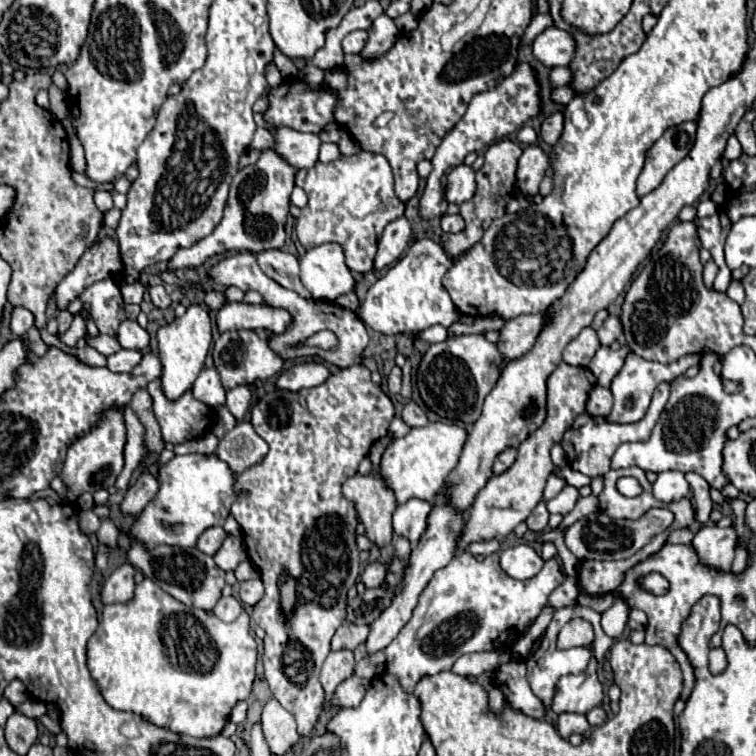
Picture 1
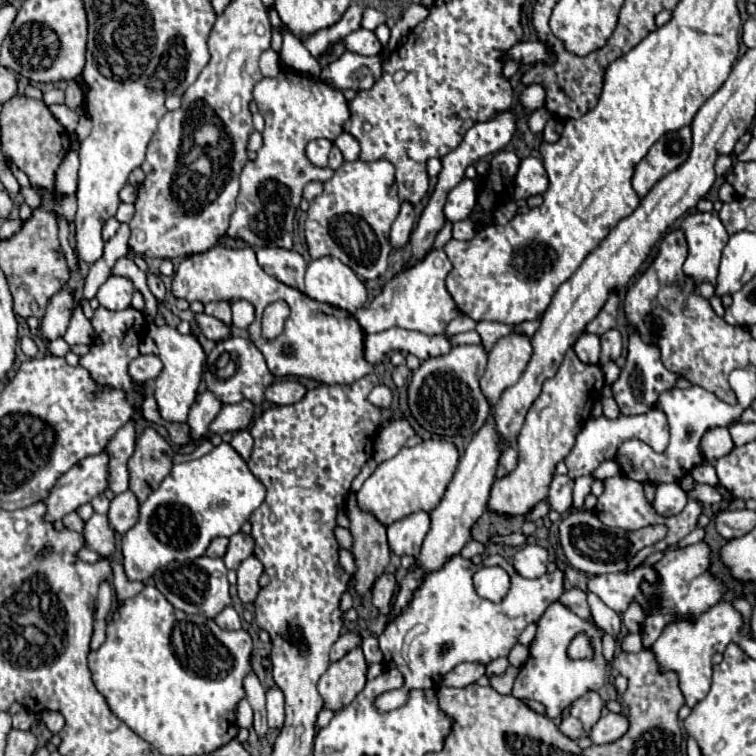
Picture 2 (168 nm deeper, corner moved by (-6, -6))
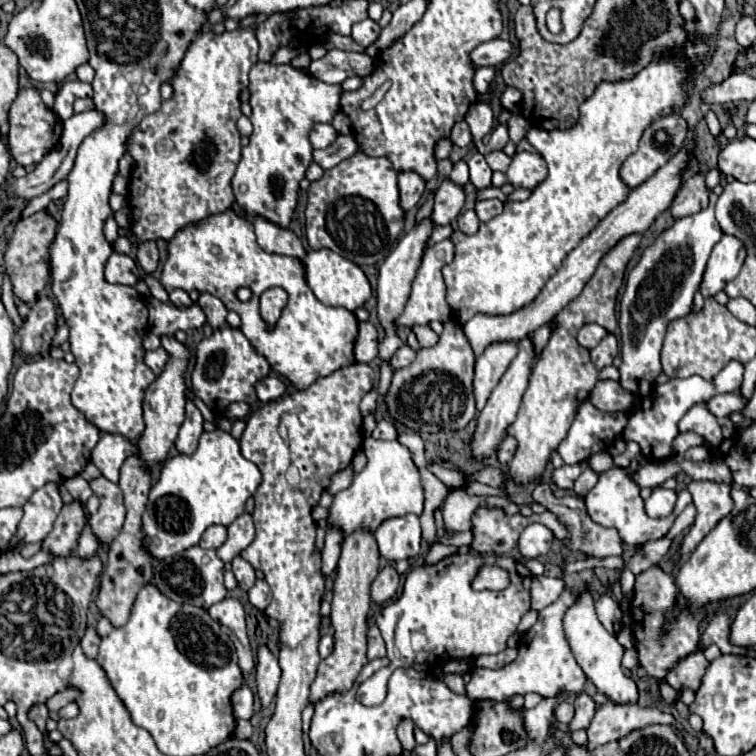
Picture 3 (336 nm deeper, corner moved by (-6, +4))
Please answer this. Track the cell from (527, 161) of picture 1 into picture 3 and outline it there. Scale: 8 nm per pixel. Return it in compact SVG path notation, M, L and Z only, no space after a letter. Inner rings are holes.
M516 153L512 157L512 163L506 171L506 179L514 187L524 187L524 189L534 189L540 185L548 175L546 161L538 153Z

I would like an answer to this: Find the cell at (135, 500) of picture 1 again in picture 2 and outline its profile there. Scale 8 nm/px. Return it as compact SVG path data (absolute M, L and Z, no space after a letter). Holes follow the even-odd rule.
M132 491L120 493L112 499L108 519L110 519L110 527L116 533L124 535L130 527L138 523L138 517L140 517L140 501L136 499L136 495L132 495Z

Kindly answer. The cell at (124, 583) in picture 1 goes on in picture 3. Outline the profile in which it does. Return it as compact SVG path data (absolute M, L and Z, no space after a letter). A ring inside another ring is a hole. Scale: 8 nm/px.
M216 429L212 433L202 433L200 445L194 455L176 455L162 465L156 485L150 489L148 505L144 511L144 533L148 551L158 557L170 557L198 545L202 533L210 525L228 527L238 515L244 513L244 503L254 495L260 485L262 475L258 467L244 459L238 441Z

